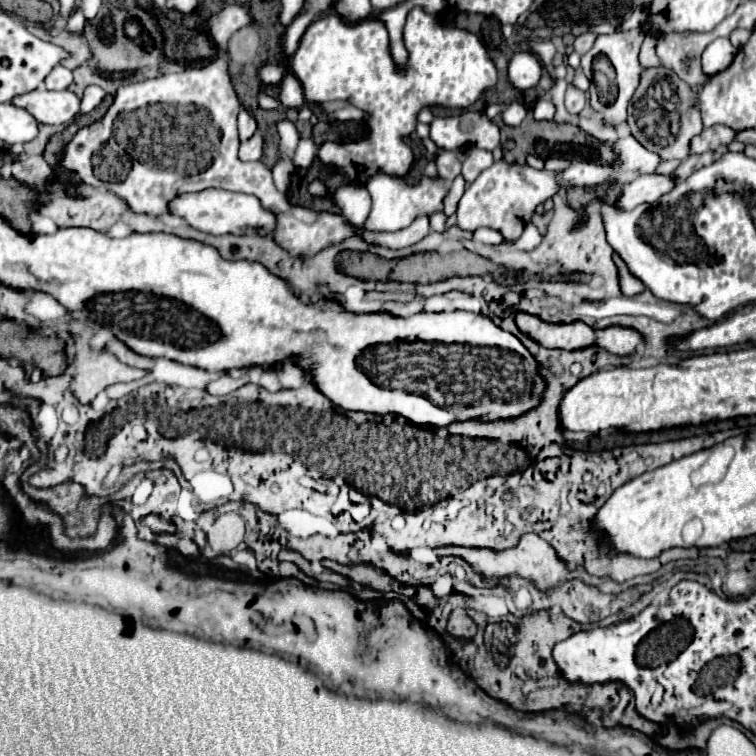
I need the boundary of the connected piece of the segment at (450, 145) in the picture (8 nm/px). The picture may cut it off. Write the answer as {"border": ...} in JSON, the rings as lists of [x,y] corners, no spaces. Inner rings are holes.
{"border":[[[463,112],[461,116],[435,116],[429,124],[429,138],[441,150],[457,150],[463,144],[493,150],[499,146],[499,128],[479,112]]]}

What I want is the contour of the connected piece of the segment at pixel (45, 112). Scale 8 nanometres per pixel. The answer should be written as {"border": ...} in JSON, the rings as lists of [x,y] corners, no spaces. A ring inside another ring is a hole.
{"border":[[[37,88],[29,94],[13,98],[13,102],[27,108],[27,112],[33,114],[41,124],[67,124],[81,114],[81,100],[69,90],[51,92]]]}

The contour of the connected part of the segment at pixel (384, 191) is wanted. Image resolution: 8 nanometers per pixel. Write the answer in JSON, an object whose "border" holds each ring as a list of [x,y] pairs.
{"border":[[[375,174],[365,184],[371,198],[373,198],[373,210],[365,222],[367,230],[385,230],[395,232],[399,228],[407,228],[417,216],[425,216],[431,212],[443,210],[443,196],[447,194],[447,184],[443,180],[431,180],[423,178],[417,186],[409,186],[399,178],[393,178],[389,174]]]}

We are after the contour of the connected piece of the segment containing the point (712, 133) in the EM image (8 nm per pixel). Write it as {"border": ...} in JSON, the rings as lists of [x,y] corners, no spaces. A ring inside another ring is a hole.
{"border":[[[711,126],[705,128],[697,138],[691,142],[691,154],[703,154],[709,150],[719,150],[727,148],[737,136],[737,130],[727,128],[727,126]]]}

